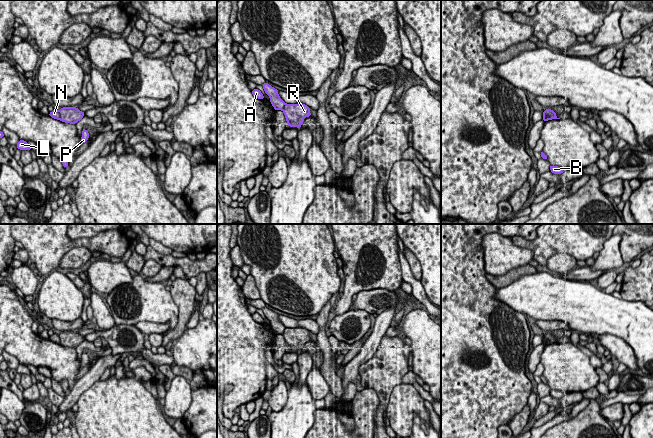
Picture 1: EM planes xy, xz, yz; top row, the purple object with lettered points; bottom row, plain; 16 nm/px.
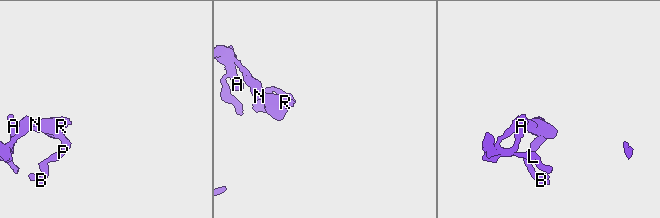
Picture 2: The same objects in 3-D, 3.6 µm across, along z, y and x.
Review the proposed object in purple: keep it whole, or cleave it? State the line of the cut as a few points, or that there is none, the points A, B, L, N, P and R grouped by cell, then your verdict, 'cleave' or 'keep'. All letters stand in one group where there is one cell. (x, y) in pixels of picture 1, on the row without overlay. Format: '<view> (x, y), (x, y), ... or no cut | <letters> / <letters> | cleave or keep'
xy (58, 335), (60, 343) | A L N / B P R | cleave

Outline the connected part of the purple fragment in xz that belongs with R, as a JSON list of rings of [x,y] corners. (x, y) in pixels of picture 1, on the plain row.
[[[285,328],[283,332],[287,349],[300,352],[305,341],[310,341],[310,331],[305,328]]]

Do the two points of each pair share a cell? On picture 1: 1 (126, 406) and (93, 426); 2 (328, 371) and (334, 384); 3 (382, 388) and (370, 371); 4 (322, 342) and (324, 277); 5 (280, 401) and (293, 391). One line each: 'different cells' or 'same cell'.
1: same cell
2: same cell
3: same cell
4: different cells
5: different cells

